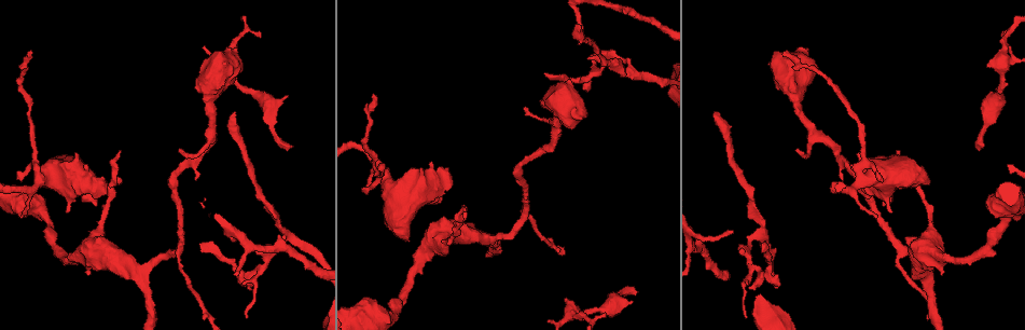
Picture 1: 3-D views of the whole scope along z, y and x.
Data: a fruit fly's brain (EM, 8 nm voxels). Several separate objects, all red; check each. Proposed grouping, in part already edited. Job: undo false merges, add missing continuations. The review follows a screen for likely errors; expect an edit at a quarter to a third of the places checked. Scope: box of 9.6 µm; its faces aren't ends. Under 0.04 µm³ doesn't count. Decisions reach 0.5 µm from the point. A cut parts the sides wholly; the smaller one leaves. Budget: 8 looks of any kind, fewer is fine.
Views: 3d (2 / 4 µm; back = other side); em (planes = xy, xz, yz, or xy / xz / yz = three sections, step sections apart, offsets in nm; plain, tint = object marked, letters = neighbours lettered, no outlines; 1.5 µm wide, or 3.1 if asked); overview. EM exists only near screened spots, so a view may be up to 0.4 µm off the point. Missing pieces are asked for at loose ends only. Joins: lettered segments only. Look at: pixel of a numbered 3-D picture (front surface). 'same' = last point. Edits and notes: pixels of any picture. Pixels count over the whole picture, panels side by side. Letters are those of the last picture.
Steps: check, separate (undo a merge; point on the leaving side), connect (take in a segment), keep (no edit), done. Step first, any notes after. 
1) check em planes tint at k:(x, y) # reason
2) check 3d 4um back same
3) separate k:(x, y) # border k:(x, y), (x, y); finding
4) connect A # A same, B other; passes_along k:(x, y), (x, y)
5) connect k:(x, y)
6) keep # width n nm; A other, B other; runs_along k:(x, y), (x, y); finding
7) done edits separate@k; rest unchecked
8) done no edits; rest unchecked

check 3d 4um at 1:(782, 55) # branch stops here

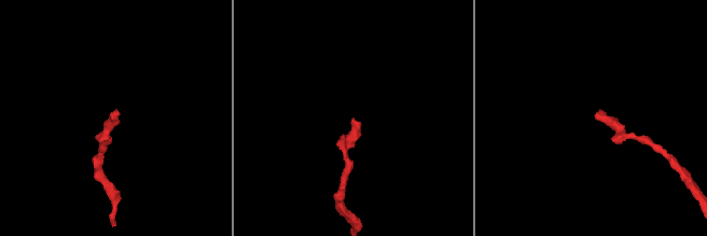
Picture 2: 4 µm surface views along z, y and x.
check em xy step 8 plain at 2:(113, 115) # now the EM

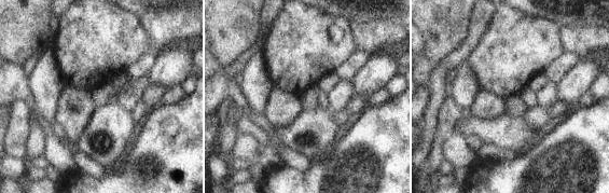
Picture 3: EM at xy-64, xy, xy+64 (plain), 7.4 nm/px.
check em xy step 8 letters same # see the neighbours

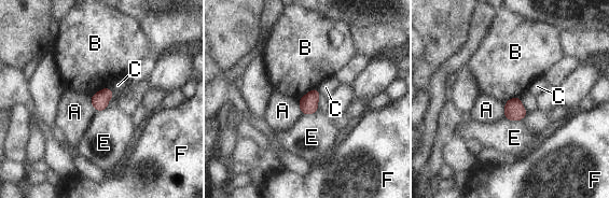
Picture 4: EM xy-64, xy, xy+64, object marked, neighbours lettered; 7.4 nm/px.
keep # A other, B other, C other, E other, F other; border 4:(520, 96), (512, 97), (504, 103); no lettered segment goes on from it

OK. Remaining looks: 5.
check em planes letters at 1:(761, 244) # free end

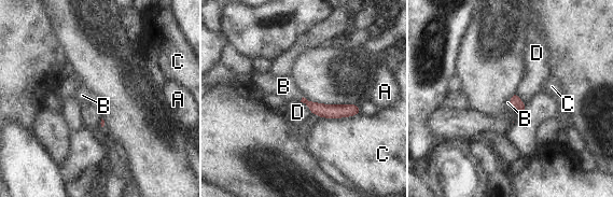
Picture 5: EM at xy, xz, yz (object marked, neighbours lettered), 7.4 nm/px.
connect B # longest_contact C 300 nm; A other, B same, C other, D other; the neuron continues

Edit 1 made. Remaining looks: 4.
check overview # see it whole again

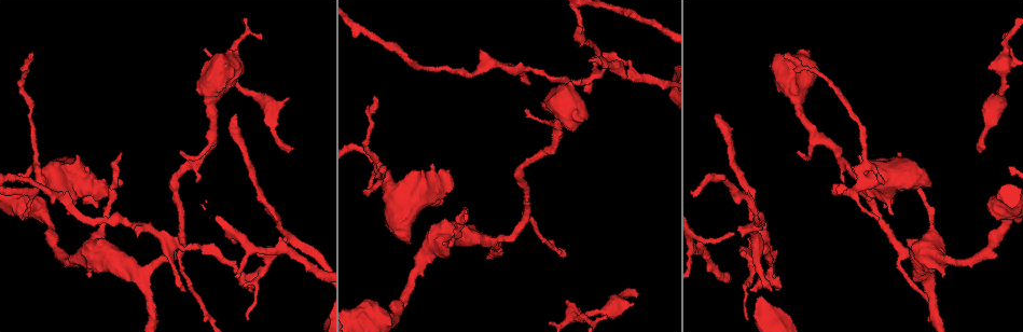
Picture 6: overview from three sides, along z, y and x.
check 3d 2um back at 6:(292, 149) # an open end

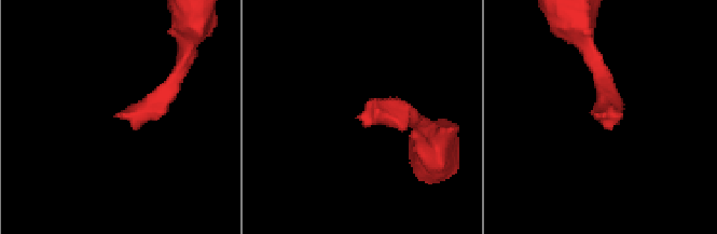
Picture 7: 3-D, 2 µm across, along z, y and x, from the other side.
check em planes letters at 7:(119, 117) # shape alone is not enough

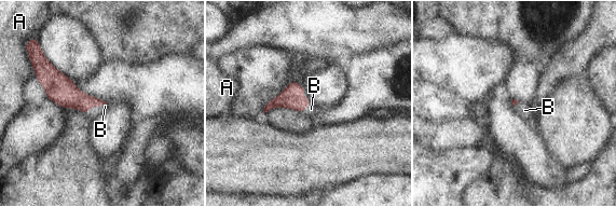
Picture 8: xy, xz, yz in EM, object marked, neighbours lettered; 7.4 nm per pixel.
connect B # A other, B same; passes_along 8:(291, 97), (305, 106), (311, 109); it goes on there

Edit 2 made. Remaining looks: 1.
done edits connect@5, connect@8; rest unchecked

